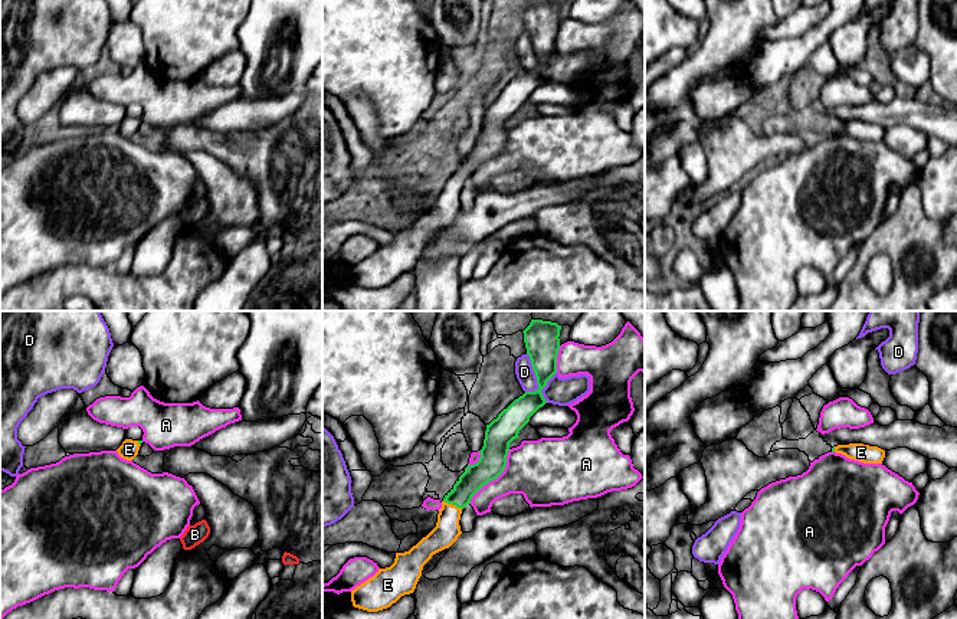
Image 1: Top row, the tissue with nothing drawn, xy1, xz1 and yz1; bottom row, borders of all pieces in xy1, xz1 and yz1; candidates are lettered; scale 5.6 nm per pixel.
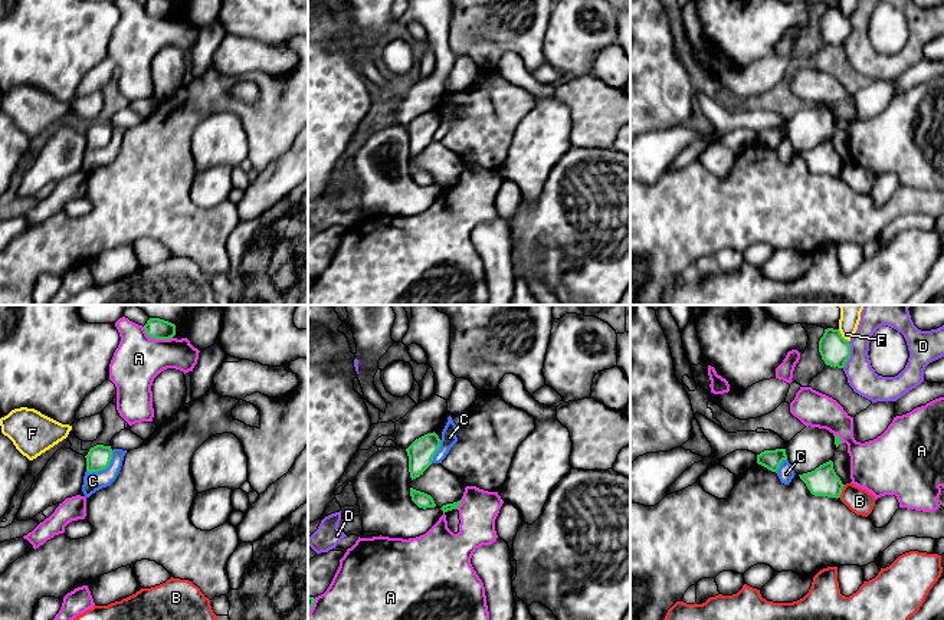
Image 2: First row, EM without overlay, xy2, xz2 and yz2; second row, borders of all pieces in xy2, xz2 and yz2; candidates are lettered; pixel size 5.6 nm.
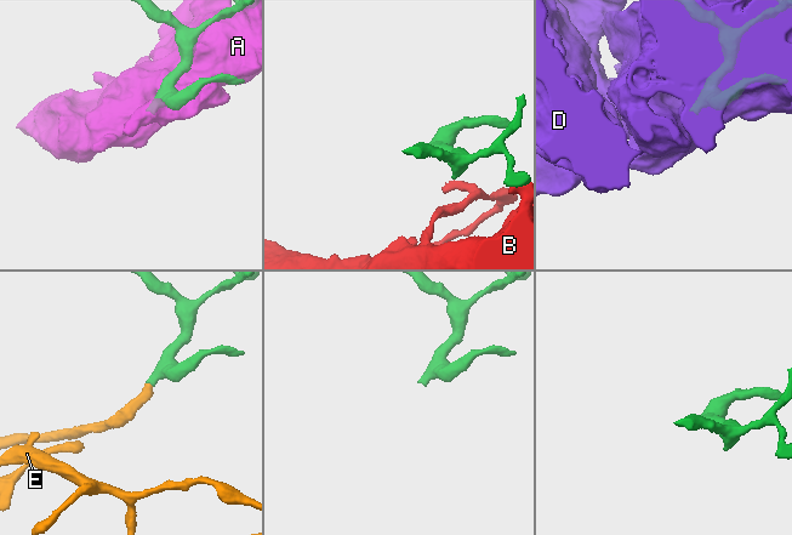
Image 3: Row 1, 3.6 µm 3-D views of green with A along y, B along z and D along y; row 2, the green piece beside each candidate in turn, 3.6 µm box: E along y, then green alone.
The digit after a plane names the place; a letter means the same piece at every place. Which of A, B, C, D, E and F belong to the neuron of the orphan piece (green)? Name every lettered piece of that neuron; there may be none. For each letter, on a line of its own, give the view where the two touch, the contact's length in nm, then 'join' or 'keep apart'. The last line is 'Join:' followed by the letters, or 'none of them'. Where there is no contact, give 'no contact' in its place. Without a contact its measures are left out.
A: meets green in xz1; contact 380 nm long; keep apart
B: meets green in yz2; contact 80 nm long; keep apart
C: meets green in xy2; contact 190 nm long; keep apart
D: meets green in xz1; contact 300 nm long; keep apart
E: meets green in xz1; contact 120 nm long; join
F: meets green in yz2; contact 90 nm long; keep apart
Join: E

